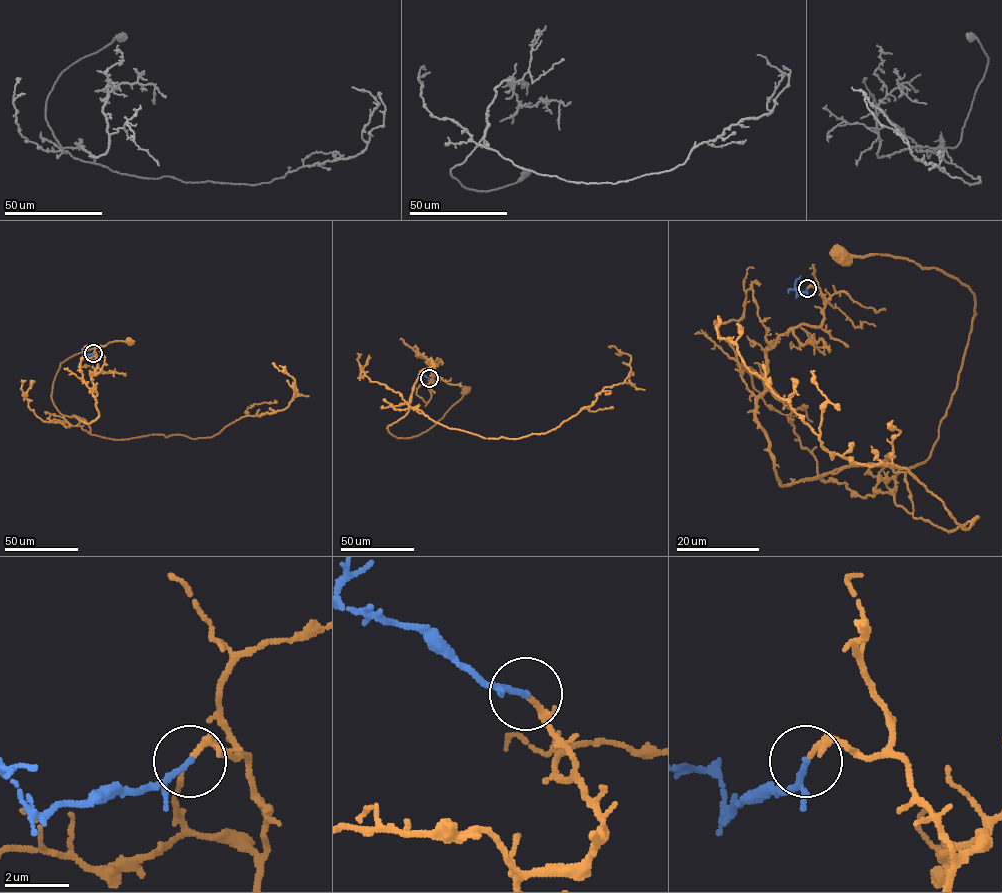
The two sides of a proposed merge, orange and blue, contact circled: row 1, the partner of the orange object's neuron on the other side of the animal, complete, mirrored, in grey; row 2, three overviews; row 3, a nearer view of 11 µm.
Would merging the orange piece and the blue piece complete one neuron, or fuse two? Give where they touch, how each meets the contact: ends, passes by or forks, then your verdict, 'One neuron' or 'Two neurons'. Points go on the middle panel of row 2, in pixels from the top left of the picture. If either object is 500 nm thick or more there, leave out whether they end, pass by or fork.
Place: (429, 378). At the ring orange passes by. At the ring blue ends. One neuron

